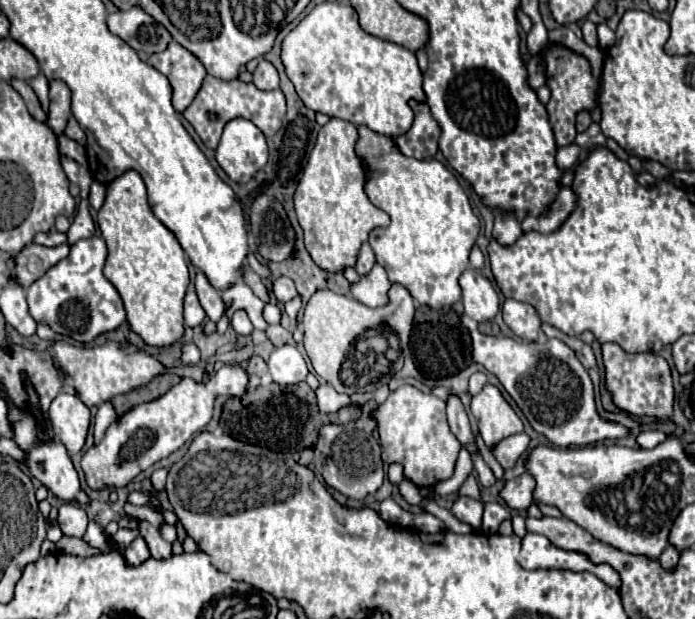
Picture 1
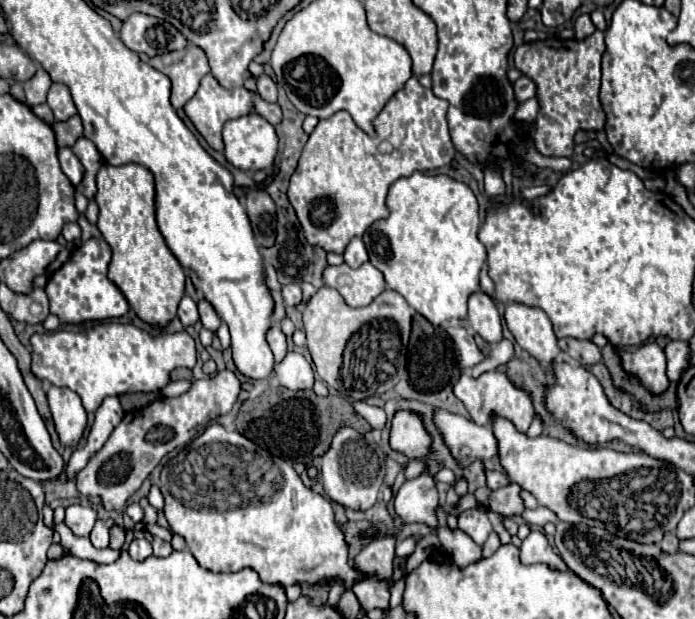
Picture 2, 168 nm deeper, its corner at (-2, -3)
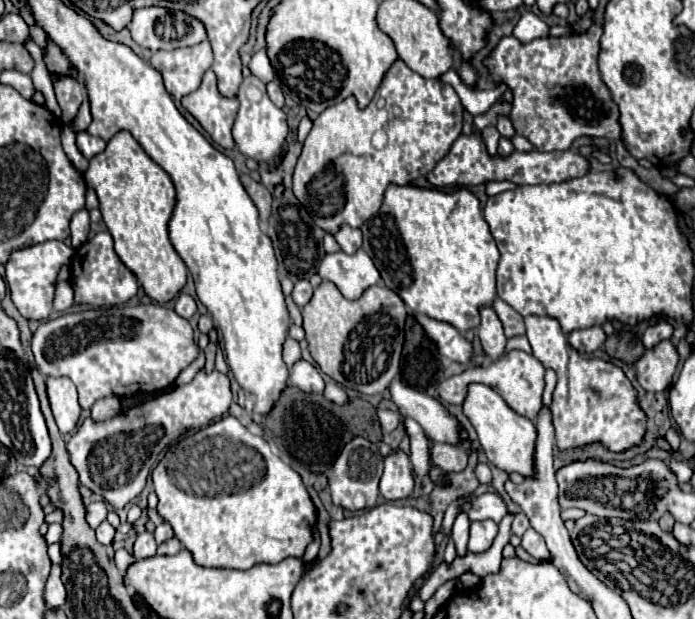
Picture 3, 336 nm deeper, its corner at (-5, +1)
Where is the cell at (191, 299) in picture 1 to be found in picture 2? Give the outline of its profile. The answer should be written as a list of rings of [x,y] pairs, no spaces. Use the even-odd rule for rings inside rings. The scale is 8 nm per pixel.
[[[183,296],[179,302],[179,312],[177,312],[179,320],[183,322],[183,326],[193,326],[199,320],[199,312],[197,312],[197,304],[189,298]]]

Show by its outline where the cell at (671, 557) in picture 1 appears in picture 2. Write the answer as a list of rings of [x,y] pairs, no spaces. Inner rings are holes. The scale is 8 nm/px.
[[[667,532],[665,538],[659,542],[659,548],[661,548],[663,552],[667,552],[667,554],[675,554],[675,552],[679,550],[679,538],[677,538],[675,534]]]

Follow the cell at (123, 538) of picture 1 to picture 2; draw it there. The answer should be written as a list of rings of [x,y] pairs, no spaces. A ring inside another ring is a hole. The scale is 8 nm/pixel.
[[[97,520],[95,522],[95,528],[93,528],[89,540],[91,540],[91,544],[95,548],[107,548],[109,546],[109,528],[105,526],[103,520]]]

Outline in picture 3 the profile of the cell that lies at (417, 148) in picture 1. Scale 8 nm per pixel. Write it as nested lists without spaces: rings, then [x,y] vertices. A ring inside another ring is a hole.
[[[398,58],[388,68],[378,92],[374,94],[374,100],[366,108],[358,108],[354,96],[348,96],[346,100],[326,108],[312,122],[312,130],[302,146],[302,154],[294,170],[294,196],[310,212],[314,224],[330,234],[334,234],[340,224],[360,228],[364,220],[380,210],[384,192],[390,184],[404,186],[420,176],[426,176],[438,164],[438,160],[448,154],[454,140],[462,134],[462,114],[464,106],[450,84],[422,78]],[[378,130],[386,132],[386,146],[380,150],[372,146],[372,136]]]

